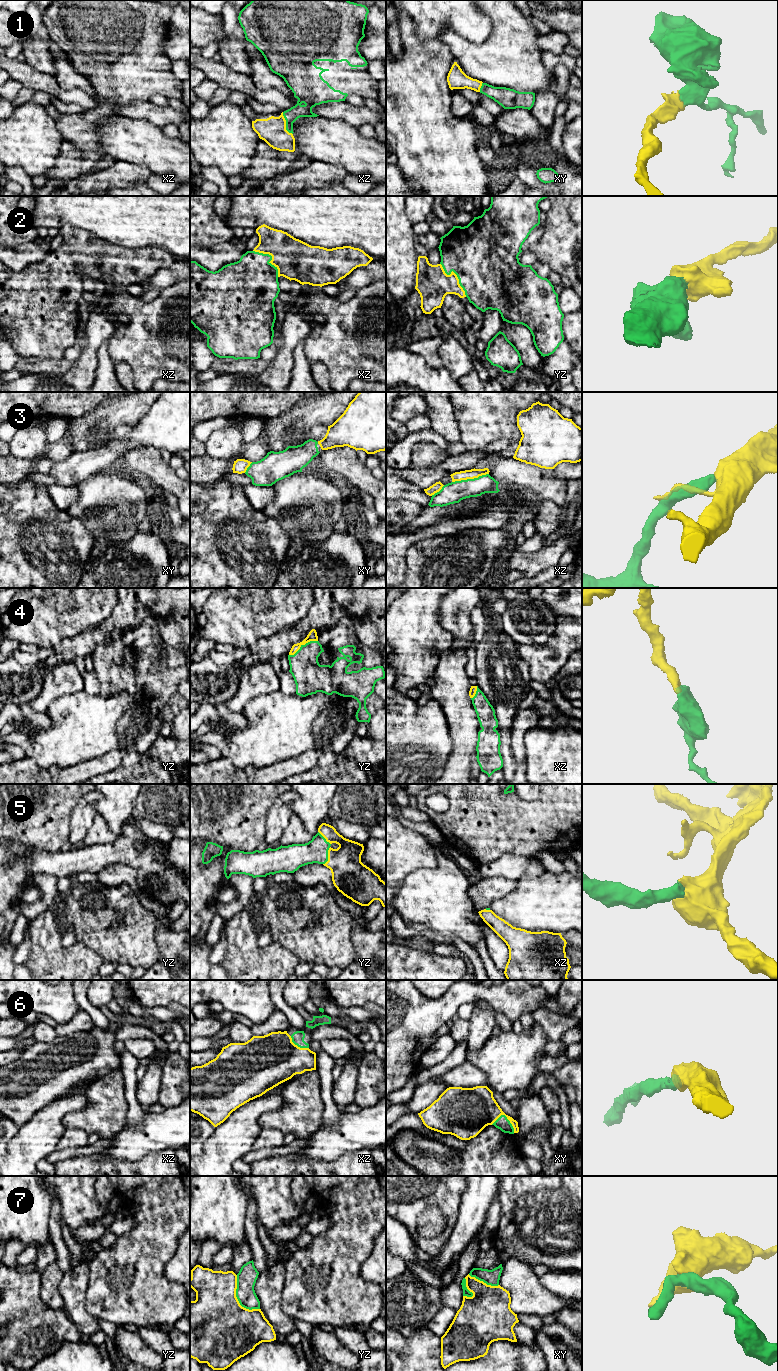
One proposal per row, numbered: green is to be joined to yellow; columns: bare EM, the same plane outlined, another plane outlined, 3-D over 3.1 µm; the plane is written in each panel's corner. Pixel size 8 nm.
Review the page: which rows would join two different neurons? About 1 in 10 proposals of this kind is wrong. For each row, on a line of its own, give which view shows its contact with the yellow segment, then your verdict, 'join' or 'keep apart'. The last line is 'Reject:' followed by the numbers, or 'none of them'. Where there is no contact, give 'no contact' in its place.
1: meets yellow in xz; join
2: meets yellow in yz; join
3: meets yellow in xz; join
4: meets yellow in yz; join
5: meets yellow in yz; join
6: meets yellow in xy; join
7: meets yellow in yz; keep apart
Reject: 7

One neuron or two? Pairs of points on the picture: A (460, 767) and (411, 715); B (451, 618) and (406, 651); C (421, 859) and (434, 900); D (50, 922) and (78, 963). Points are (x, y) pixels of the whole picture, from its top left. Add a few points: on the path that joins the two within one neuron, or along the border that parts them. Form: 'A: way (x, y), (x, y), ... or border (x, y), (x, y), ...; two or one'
A: border (449, 731), (452, 750), (441, 773); two
B: border (439, 602), (439, 623), (455, 638); two
C: border (434, 846), (437, 865), (420, 867), (403, 880); two
D: way (50, 933), (50, 940), (67, 957); one

